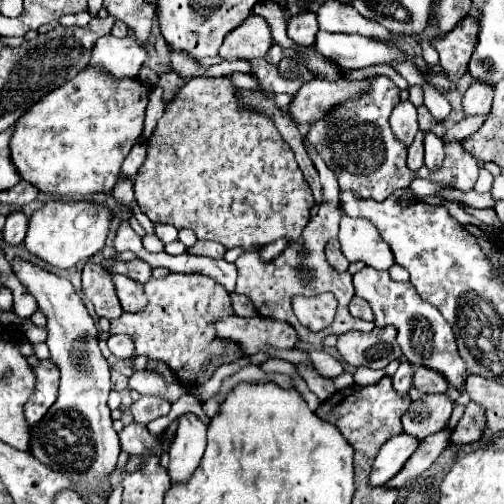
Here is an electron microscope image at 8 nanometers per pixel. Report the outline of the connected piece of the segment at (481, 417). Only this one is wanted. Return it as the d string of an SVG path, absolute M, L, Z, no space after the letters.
M470 401L466 405L466 411L462 419L458 421L454 433L452 433L452 443L472 443L482 437L482 431L486 429L486 409L482 405L476 405Z

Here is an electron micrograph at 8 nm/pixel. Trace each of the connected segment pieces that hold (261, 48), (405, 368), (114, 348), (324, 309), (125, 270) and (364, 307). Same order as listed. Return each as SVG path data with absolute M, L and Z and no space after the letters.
M250 15L224 37L220 47L222 59L256 59L264 57L272 47L270 25L258 15Z
M406 359L400 361L398 371L392 375L394 389L396 389L398 393L408 393L410 383L412 383L412 377L414 377L414 367L412 367L412 363L408 363Z
M110 335L108 349L112 351L112 355L116 355L120 359L134 357L134 341L130 341L130 337L126 337L126 335Z
M330 292L316 297L296 296L292 303L300 323L312 331L328 327L333 322L337 309L337 300Z
M134 259L134 261L128 261L128 263L116 263L112 271L126 275L126 277L138 281L138 283L146 283L152 275L152 267L142 259Z
M354 297L354 299L350 301L350 313L352 313L354 317L366 319L366 321L372 321L372 319L374 319L372 309L370 309L370 305L368 305L368 301L362 301L360 297Z

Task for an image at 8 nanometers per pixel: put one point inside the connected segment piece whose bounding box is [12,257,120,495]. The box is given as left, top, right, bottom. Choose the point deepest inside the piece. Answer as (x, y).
(76, 438)

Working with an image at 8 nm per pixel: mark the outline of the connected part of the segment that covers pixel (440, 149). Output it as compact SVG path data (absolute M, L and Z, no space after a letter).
M426 133L424 151L426 151L426 155L424 155L426 167L436 169L444 159L444 141L442 141L442 137L438 137L434 133Z

